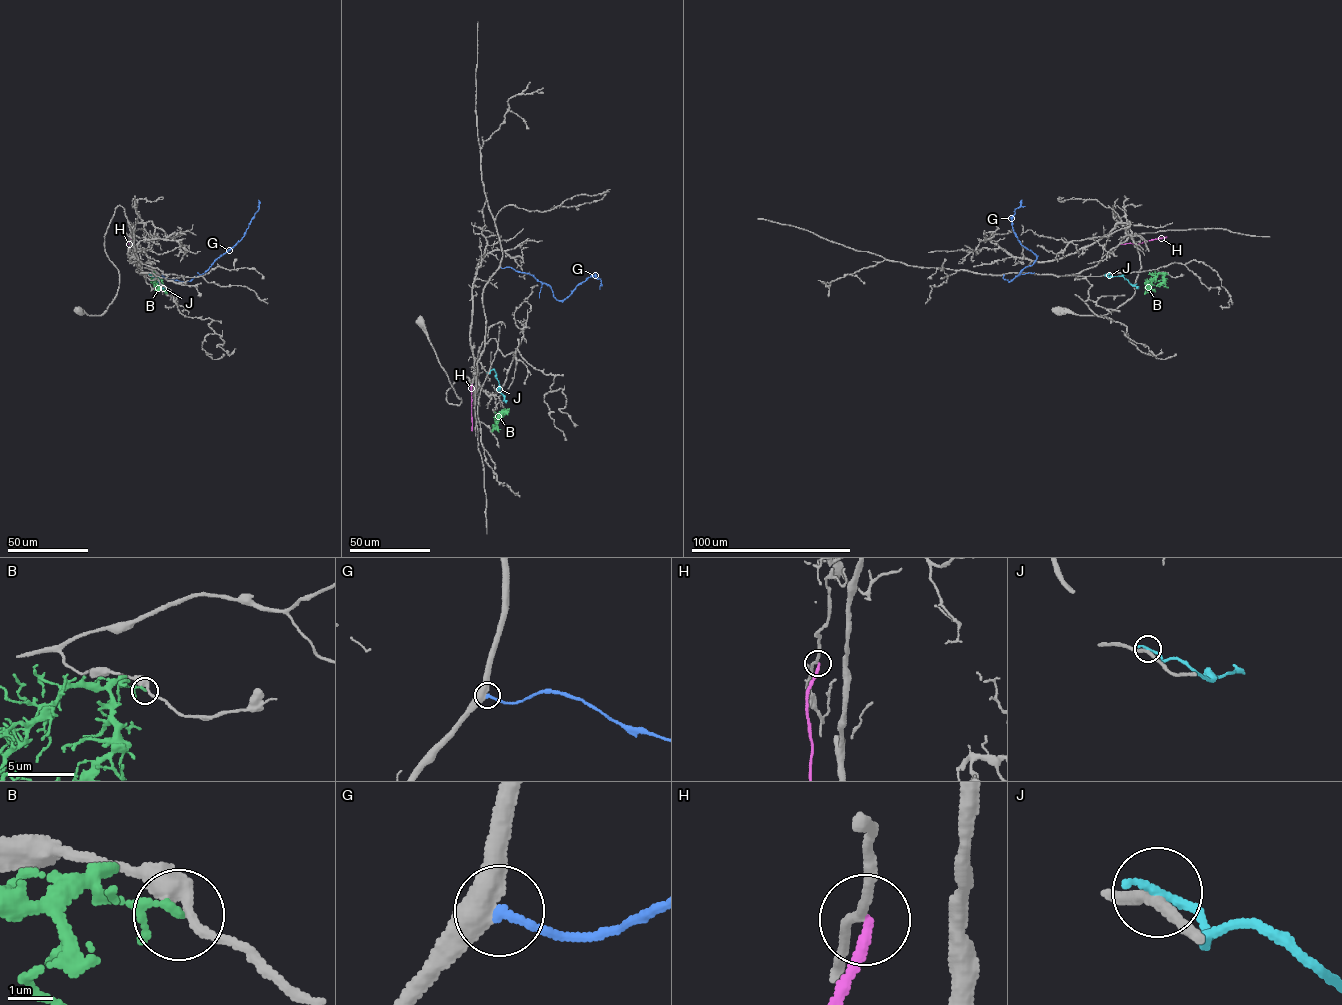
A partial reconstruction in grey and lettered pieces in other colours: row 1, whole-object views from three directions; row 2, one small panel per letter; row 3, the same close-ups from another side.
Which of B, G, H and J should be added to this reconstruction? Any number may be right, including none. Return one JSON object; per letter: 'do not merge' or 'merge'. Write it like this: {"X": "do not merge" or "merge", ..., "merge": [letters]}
{"B": "do not merge", "G": "merge", "H": "do not merge", "J": "do not merge", "merge": ["G"]}

